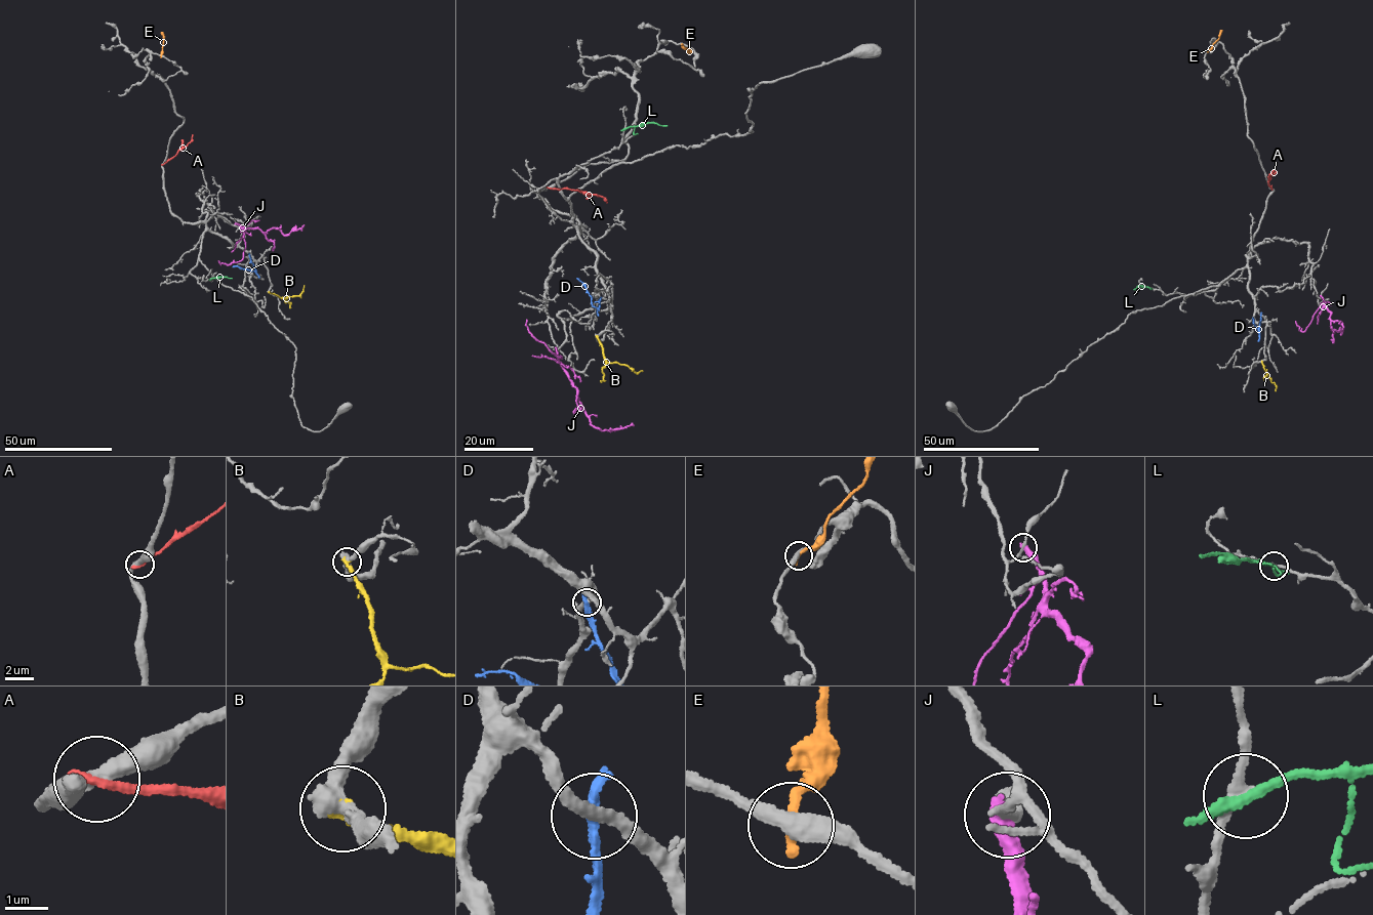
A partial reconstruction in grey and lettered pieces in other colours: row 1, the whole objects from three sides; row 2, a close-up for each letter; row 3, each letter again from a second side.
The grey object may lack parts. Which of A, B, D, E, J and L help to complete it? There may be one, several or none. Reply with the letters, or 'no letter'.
B

